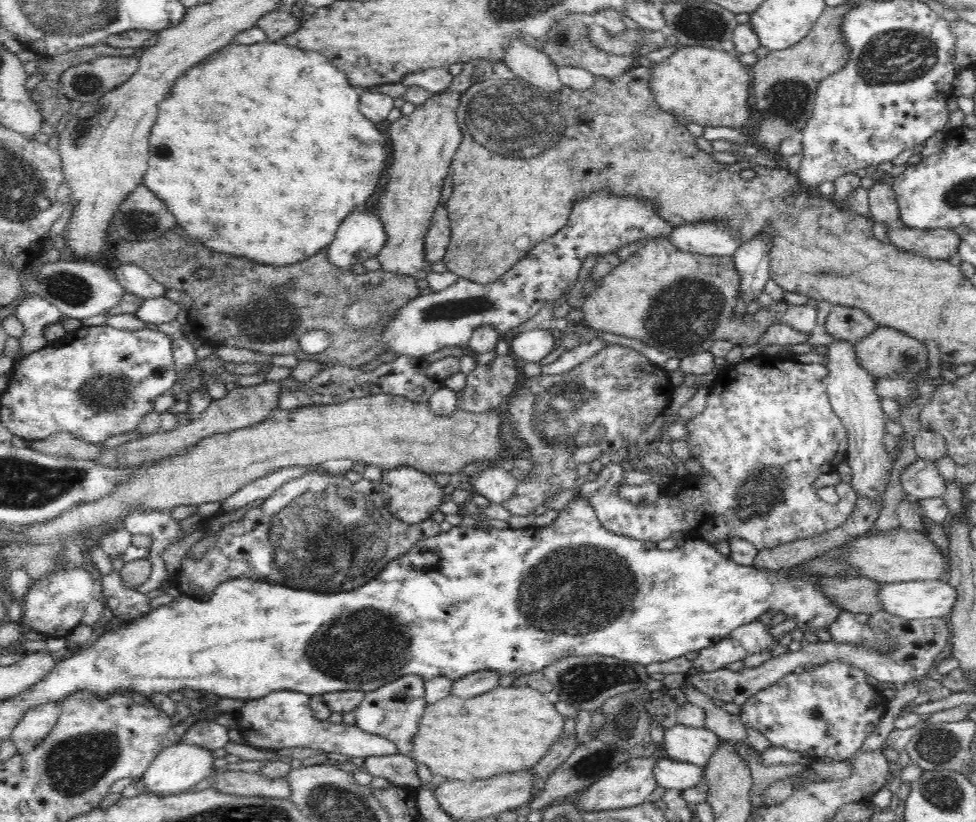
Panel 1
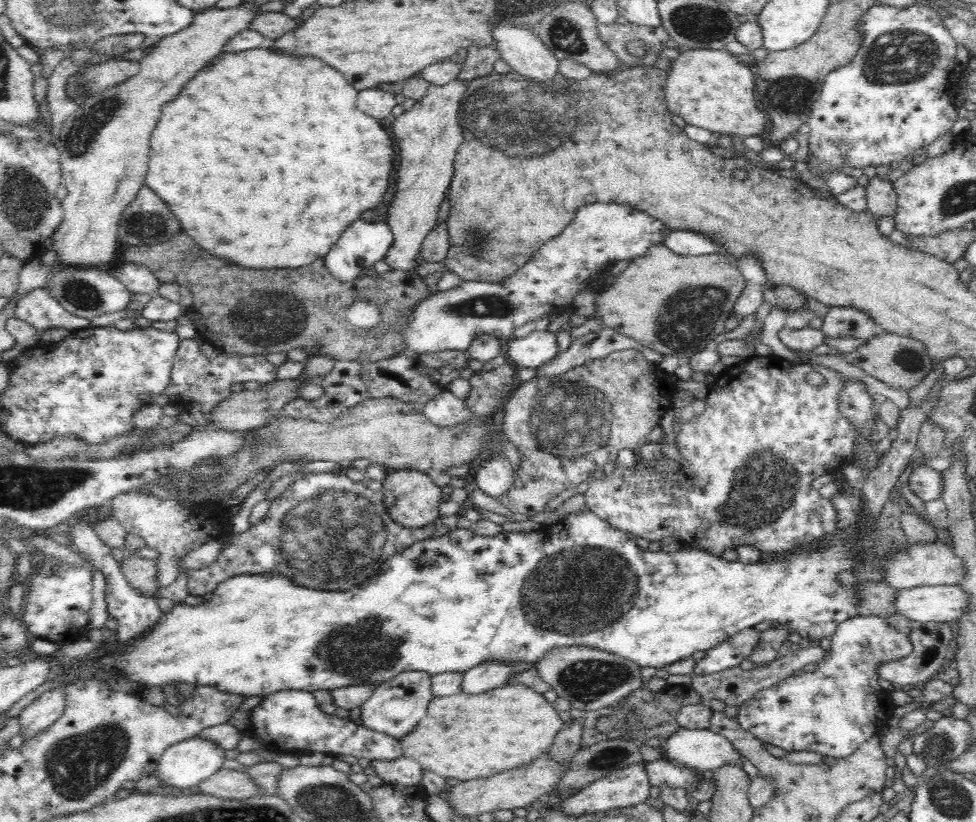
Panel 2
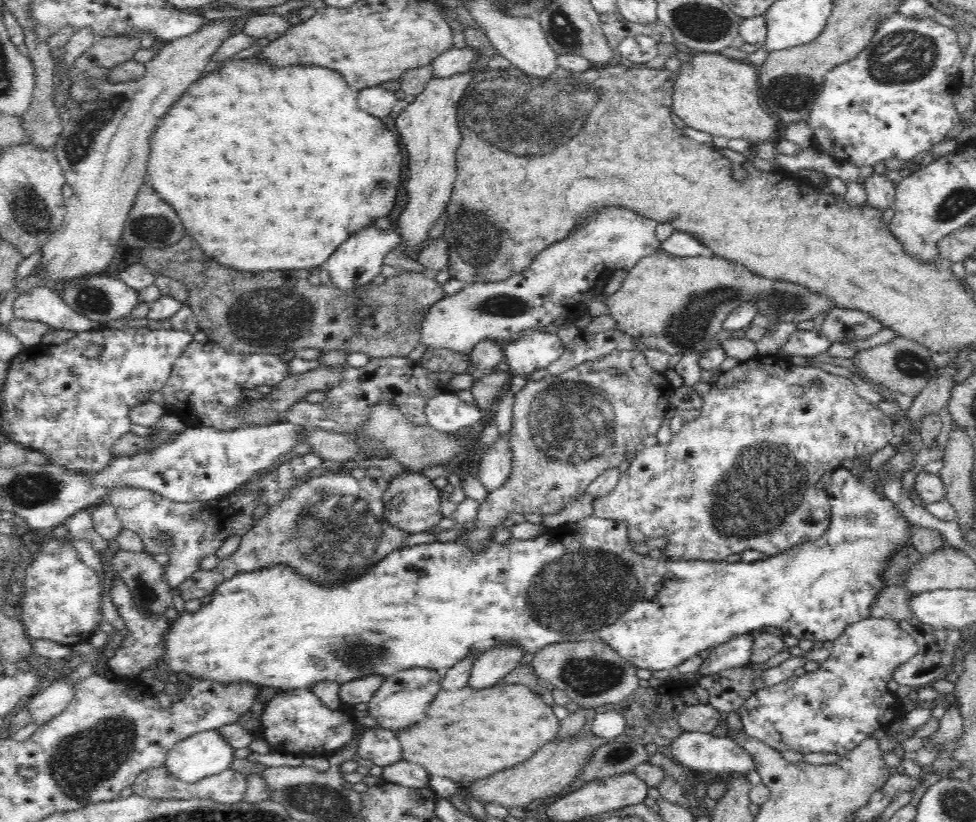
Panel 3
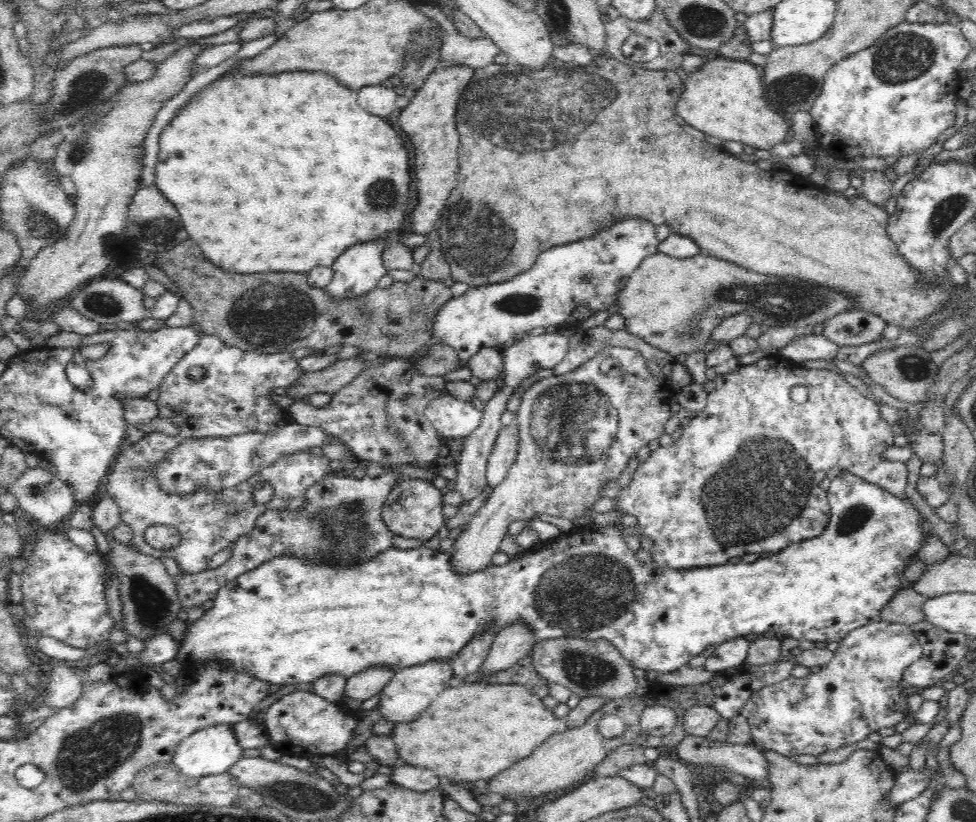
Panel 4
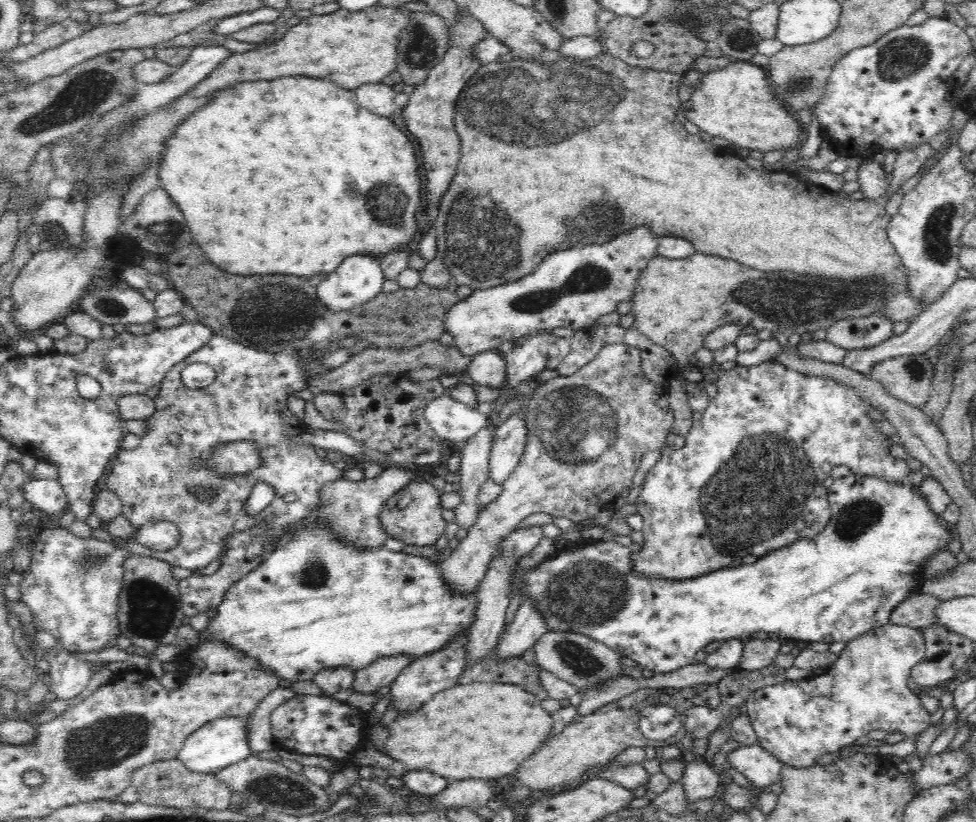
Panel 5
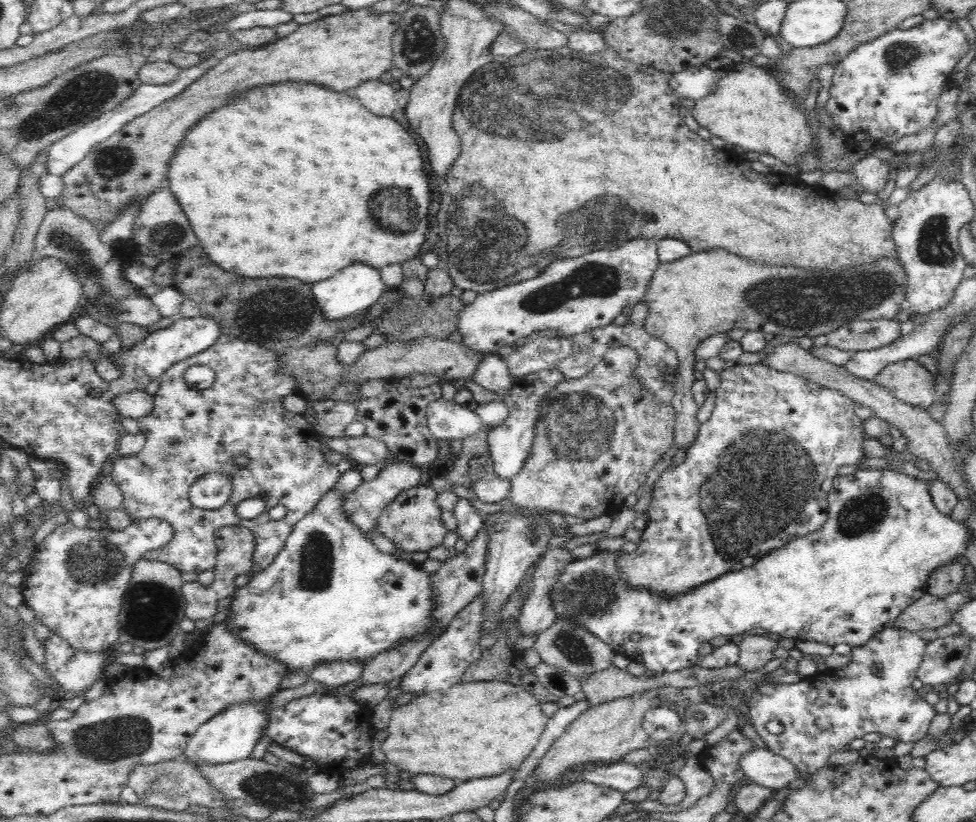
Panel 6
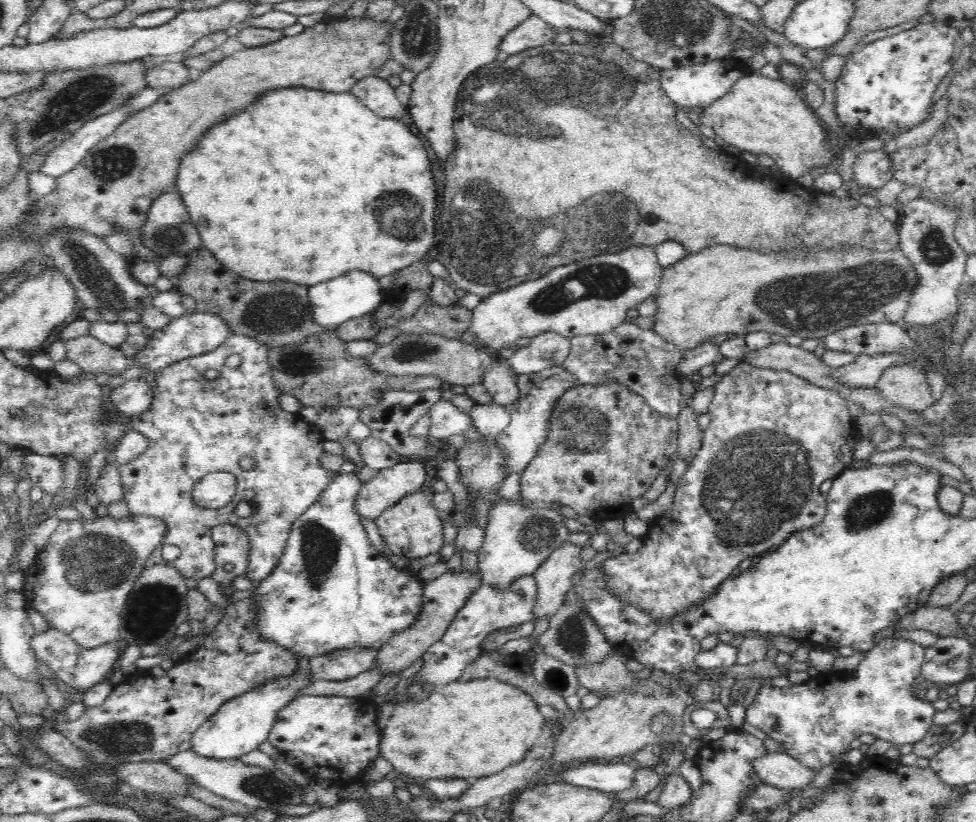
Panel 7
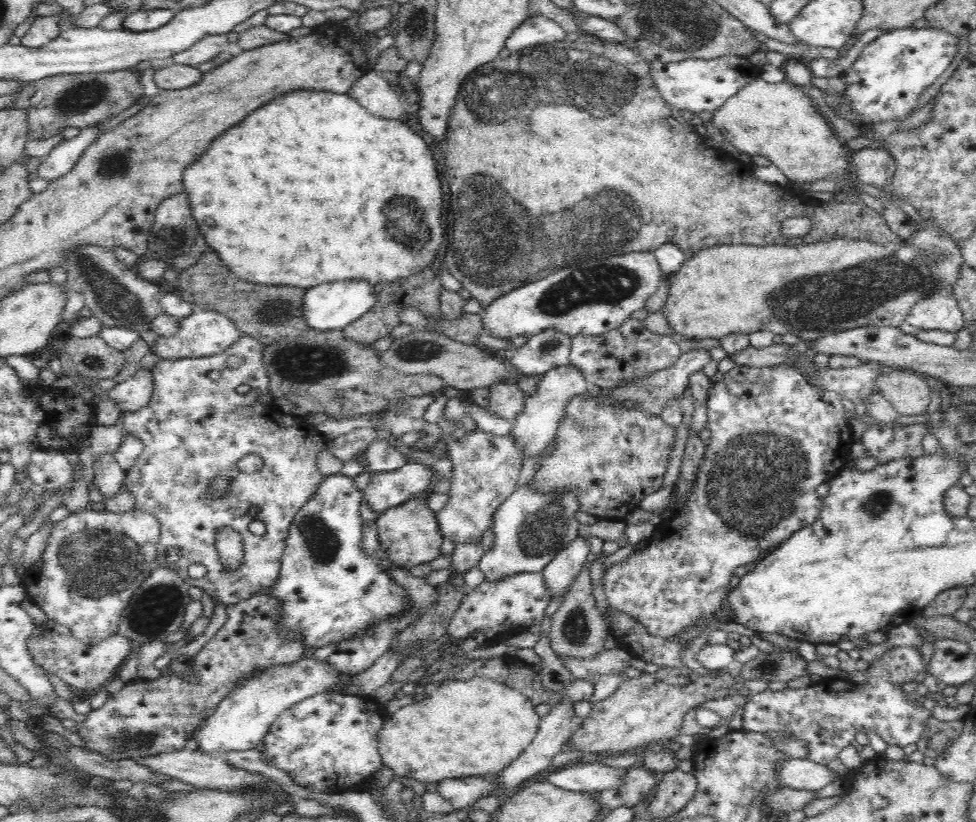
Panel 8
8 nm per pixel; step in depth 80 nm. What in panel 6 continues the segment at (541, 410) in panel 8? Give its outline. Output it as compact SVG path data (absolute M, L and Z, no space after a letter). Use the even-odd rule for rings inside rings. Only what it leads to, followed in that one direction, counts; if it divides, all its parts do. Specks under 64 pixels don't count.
M557 368L539 370L518 378L512 388L500 398L509 406L510 414L502 426L498 426L488 433L490 454L487 463L489 471L493 475L511 480L524 468L524 462L530 456L534 437L536 437L538 418L540 418L540 413L538 413L540 401L548 391L557 385L557 382L562 382L564 379L566 379L565 376Z

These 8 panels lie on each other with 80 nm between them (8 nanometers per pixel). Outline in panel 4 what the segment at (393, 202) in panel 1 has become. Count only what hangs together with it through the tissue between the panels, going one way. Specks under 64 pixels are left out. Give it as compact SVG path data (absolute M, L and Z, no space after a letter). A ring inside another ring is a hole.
M452 66L452 68L438 68L427 80L420 90L415 91L415 96L411 98L409 104L401 110L399 116L400 128L410 138L412 148L414 148L414 197L415 204L412 206L408 217L408 227L414 234L429 234L440 219L440 212L446 206L446 200L450 196L450 192L456 186L456 178L458 178L458 158L460 137L457 129L457 106L460 95L468 87L471 79L474 77L476 69L472 66Z

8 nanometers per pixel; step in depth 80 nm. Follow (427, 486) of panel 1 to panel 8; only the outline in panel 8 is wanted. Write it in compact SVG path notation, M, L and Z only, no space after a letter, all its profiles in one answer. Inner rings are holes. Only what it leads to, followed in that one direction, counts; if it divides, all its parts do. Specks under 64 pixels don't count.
M412 497L400 506L386 509L379 513L376 521L381 555L390 559L398 568L409 571L420 564L430 563L441 555L440 546L444 535L440 531L436 512L430 509L424 498Z

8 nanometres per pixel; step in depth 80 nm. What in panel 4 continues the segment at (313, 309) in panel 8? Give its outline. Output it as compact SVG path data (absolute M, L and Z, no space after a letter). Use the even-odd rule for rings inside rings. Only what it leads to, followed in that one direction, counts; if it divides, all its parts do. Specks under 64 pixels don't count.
M370 239L348 246L336 257L331 269L333 278L324 289L334 299L355 299L372 289L387 274L382 258L386 240Z

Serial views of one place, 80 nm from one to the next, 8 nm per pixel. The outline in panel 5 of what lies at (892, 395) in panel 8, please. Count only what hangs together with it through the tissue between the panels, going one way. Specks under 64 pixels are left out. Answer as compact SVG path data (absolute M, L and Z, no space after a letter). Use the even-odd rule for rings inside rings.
M914 353L878 361L867 375L901 401L921 407L930 400L935 370L927 353Z

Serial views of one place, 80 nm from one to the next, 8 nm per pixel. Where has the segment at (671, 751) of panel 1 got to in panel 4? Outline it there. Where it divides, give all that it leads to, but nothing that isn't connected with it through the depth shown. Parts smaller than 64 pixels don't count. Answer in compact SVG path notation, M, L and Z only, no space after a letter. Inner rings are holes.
M687 734L676 745L673 757L693 768L724 766L746 777L750 782L764 780L769 771L768 761L759 747L731 743L727 740L710 741L705 736Z

